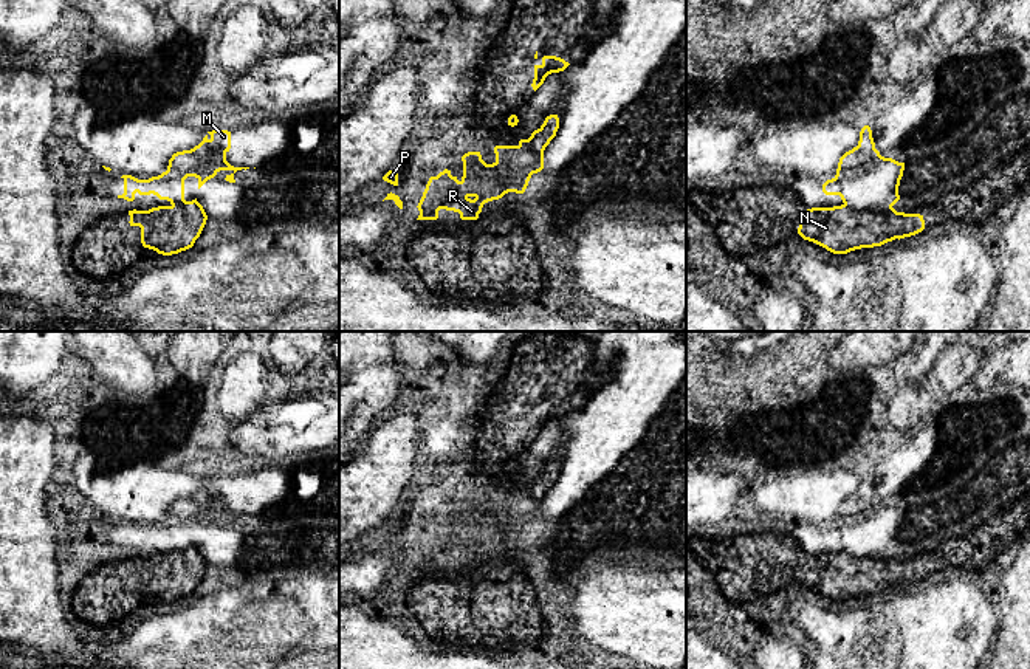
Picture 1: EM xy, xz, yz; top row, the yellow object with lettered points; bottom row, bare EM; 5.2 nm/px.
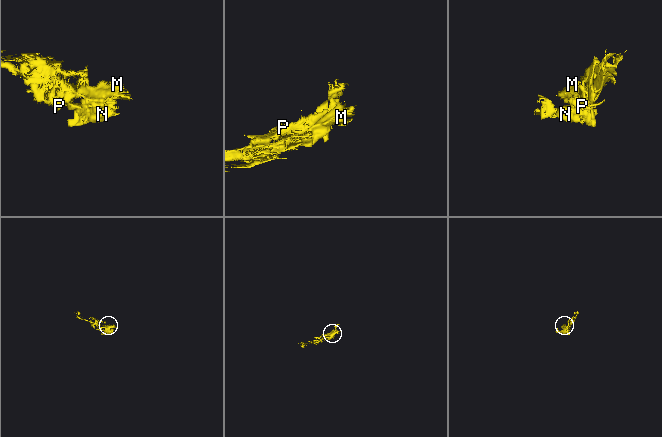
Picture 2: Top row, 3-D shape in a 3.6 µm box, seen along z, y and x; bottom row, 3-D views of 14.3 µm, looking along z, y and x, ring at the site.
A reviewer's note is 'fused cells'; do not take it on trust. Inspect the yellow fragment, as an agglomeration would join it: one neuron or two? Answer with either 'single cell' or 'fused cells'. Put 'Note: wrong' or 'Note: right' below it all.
fused cells
Note: right

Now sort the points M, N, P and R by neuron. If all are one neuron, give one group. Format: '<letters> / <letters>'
M P R / N

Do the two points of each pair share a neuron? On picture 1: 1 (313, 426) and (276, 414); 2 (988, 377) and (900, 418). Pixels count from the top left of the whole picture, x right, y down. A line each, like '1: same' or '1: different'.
1: same
2: different

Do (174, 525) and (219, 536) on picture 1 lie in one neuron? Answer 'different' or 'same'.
same

